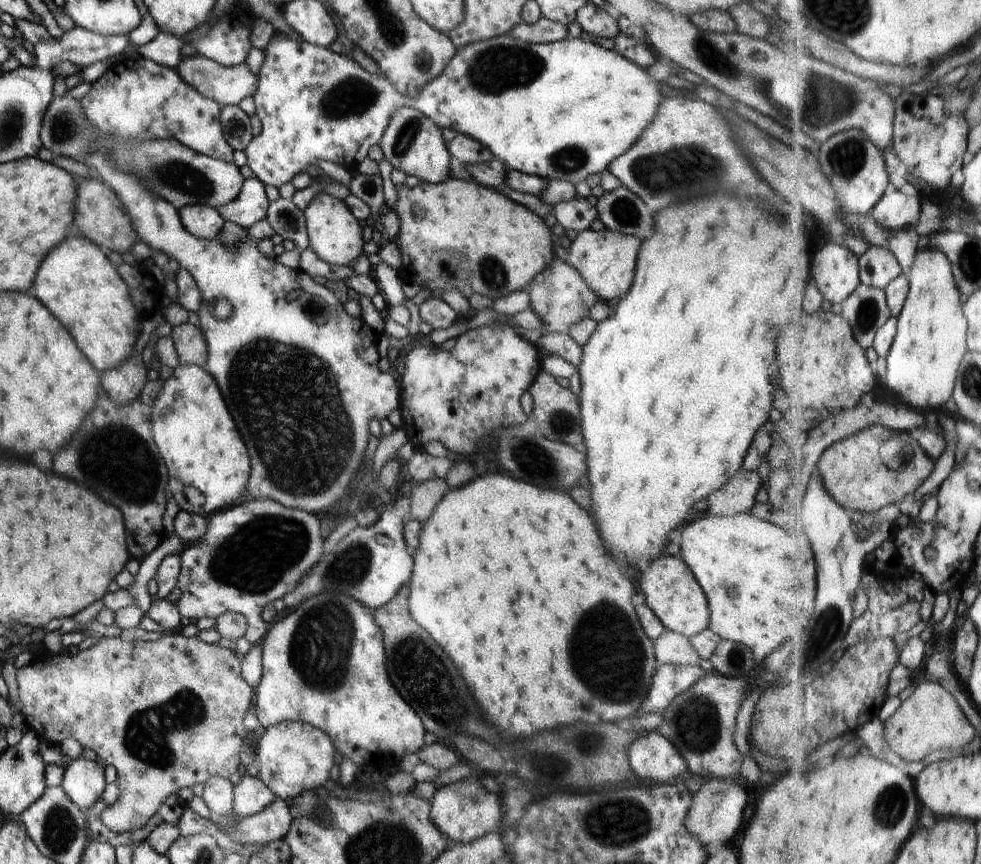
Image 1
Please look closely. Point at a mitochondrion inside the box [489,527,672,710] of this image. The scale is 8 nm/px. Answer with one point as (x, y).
(590, 625)

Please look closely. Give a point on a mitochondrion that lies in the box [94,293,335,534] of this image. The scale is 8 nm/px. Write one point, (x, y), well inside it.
(118, 421)

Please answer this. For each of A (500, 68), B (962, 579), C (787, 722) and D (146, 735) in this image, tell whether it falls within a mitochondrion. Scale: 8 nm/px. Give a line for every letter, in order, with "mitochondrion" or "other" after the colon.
A: mitochondrion
B: other
C: other
D: mitochondrion

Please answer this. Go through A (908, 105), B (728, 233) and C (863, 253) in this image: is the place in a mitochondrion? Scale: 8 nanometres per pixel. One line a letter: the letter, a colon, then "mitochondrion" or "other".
A: other
B: other
C: other

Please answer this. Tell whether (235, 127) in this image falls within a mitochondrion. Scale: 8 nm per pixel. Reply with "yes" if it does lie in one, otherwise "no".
no

